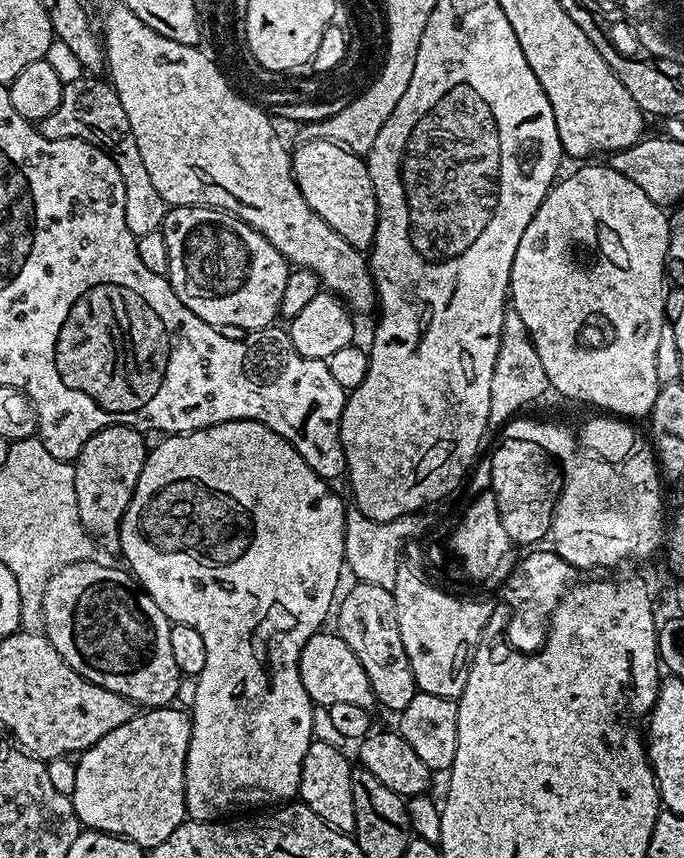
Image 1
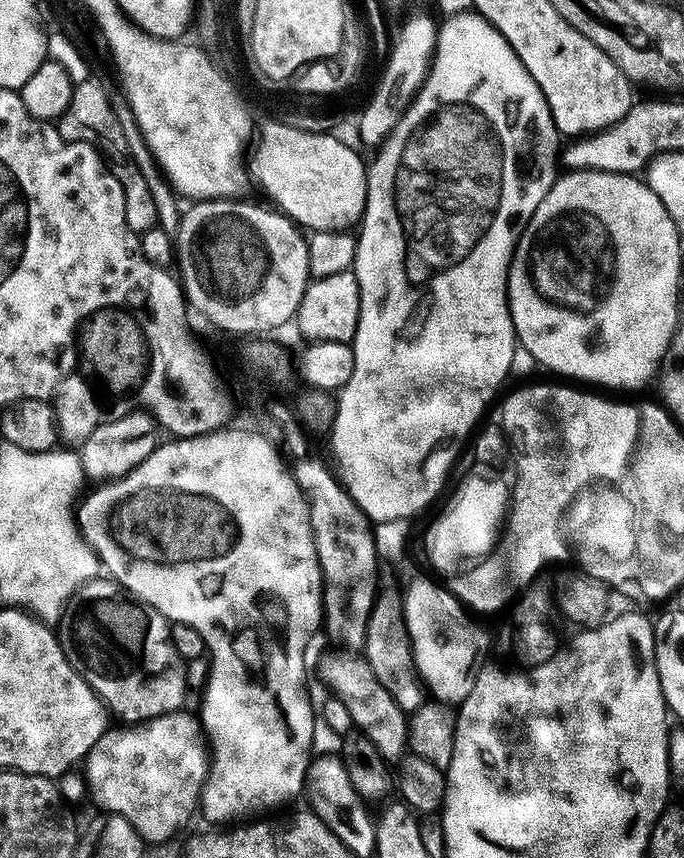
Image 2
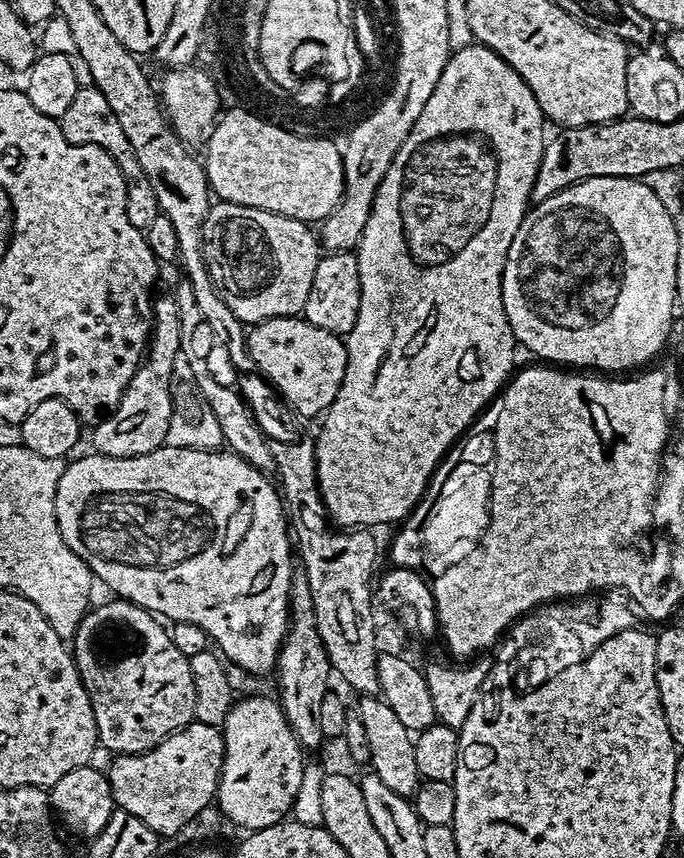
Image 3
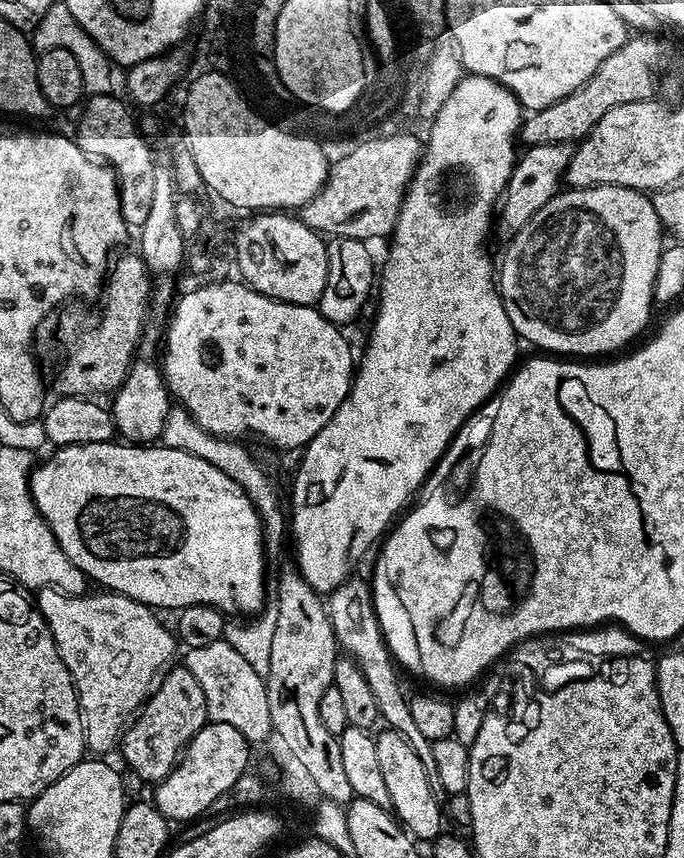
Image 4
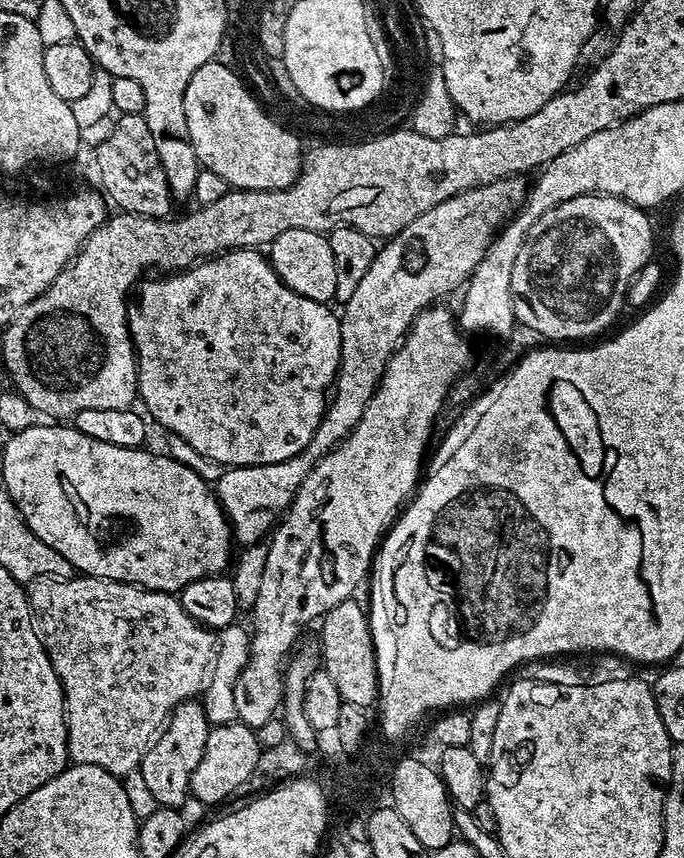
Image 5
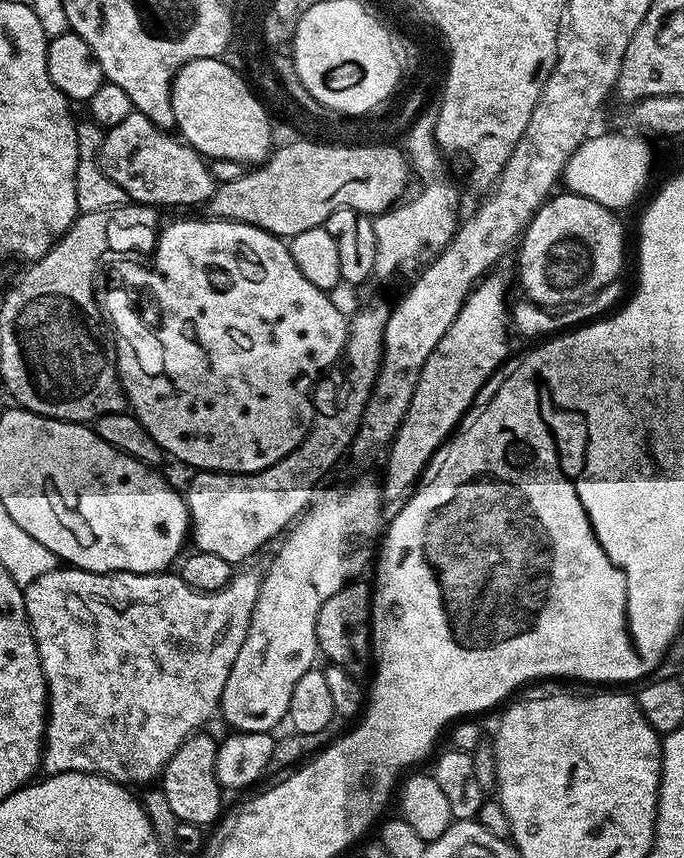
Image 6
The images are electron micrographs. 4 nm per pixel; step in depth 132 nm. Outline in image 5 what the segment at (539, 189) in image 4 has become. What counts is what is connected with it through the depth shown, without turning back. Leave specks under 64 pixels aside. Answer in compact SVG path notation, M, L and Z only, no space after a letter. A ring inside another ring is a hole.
M523 175L507 176L460 196L438 202L426 214L418 214L410 226L379 245L370 270L358 282L354 294L343 301L340 318L340 370L334 395L320 420L314 438L294 458L273 464L229 467L214 480L214 495L224 509L235 543L261 543L288 511L306 474L331 452L358 424L370 398L380 387L388 360L403 341L413 320L433 303L435 296L463 289L472 271L482 262L492 240L525 204L530 189Z

